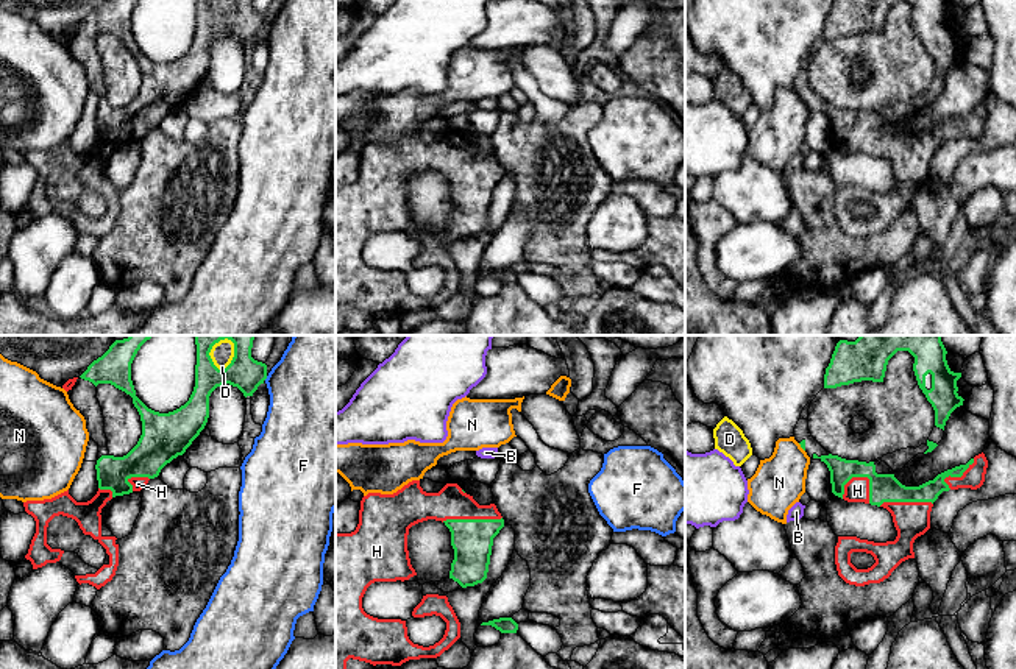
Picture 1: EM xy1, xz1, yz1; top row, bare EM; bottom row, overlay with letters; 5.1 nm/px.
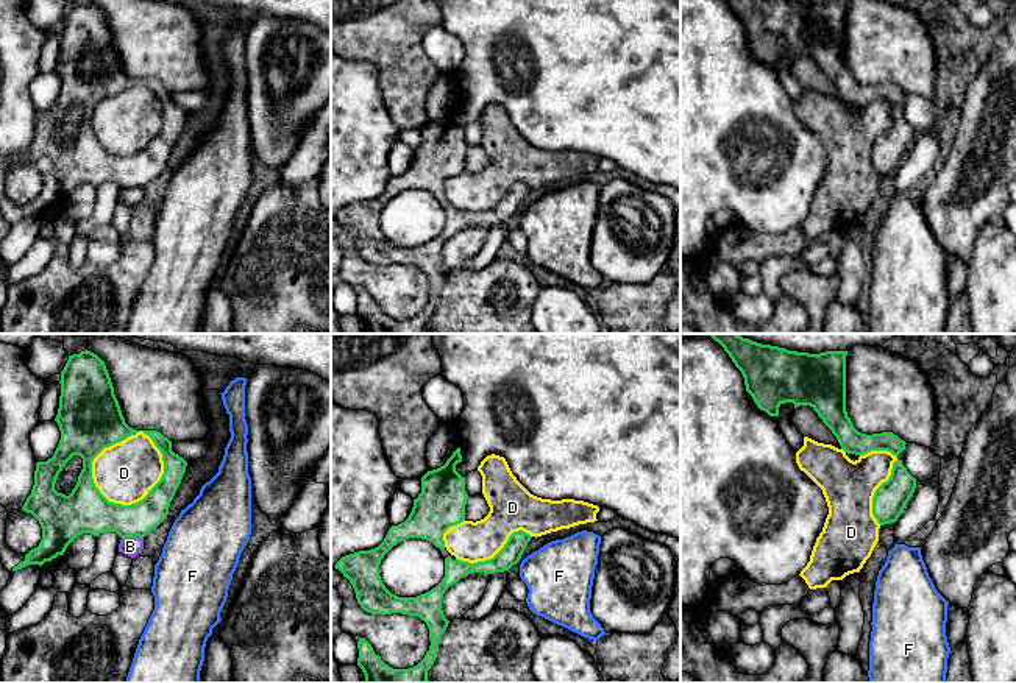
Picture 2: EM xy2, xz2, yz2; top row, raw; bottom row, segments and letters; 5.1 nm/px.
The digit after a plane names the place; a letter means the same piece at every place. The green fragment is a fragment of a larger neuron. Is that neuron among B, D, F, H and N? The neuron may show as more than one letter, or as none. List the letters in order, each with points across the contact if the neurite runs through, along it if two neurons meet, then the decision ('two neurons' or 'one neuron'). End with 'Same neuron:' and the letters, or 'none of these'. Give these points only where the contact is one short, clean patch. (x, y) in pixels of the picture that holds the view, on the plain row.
B: border along xy2 (142, 187), (122, 189); two neurons
D: two neurons
F: border along xy1 (267, 27), (264, 30); two neurons
H: one neuron
N: border along yz1 (798, 94), (804, 102); two neurons
Same neuron: H

